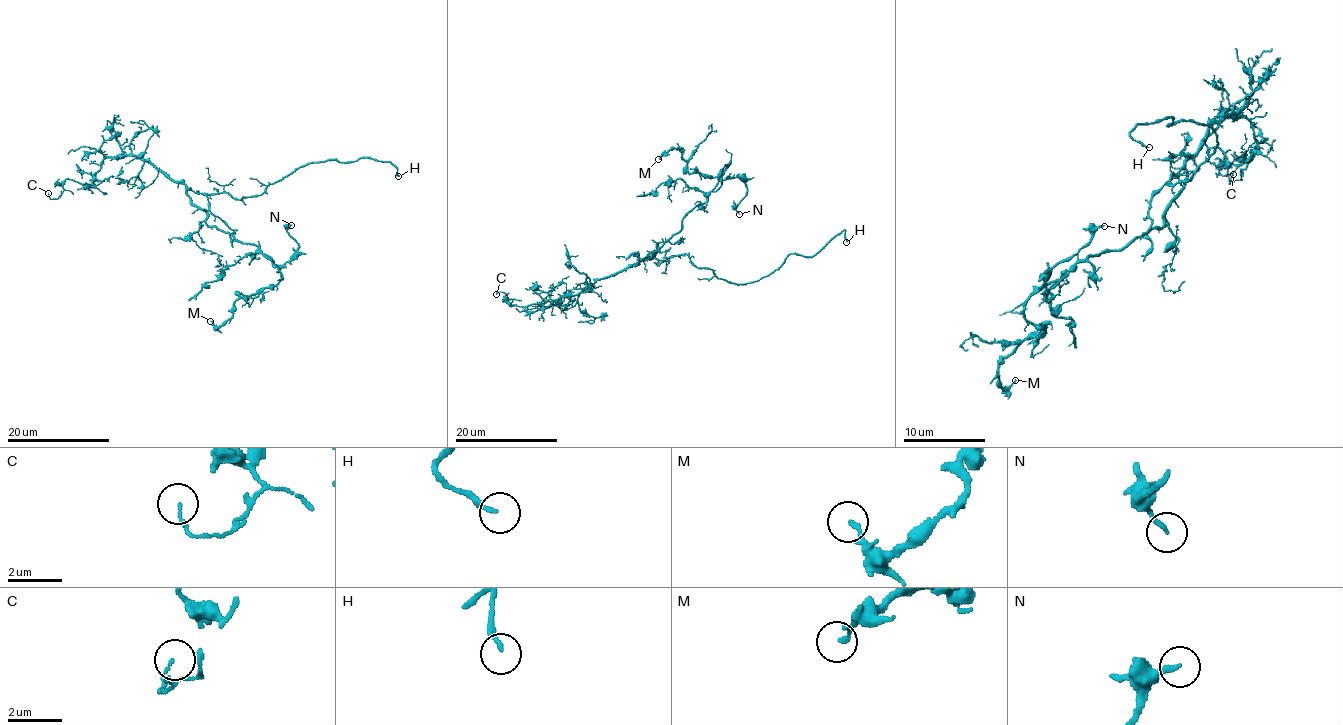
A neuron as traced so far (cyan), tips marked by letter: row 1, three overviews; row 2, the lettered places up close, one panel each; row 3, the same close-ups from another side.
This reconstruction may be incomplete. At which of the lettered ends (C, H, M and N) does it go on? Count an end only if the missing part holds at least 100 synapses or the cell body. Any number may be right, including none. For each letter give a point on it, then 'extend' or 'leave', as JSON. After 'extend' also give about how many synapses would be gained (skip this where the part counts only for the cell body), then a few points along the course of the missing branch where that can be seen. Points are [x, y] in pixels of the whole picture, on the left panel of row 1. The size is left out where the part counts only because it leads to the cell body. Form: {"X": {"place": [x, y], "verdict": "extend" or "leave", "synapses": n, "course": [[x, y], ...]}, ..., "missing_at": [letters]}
{"C": {"place": [48, 193], "verdict": "leave"}, "H": {"place": [398, 176], "verdict": "extend", "course": [[398, 176], [391, 179], [386, 156], [397, 148]]}, "M": {"place": [210, 321], "verdict": "leave"}, "N": {"place": [291, 225], "verdict": "leave"}, "missing_at": ["H"]}

